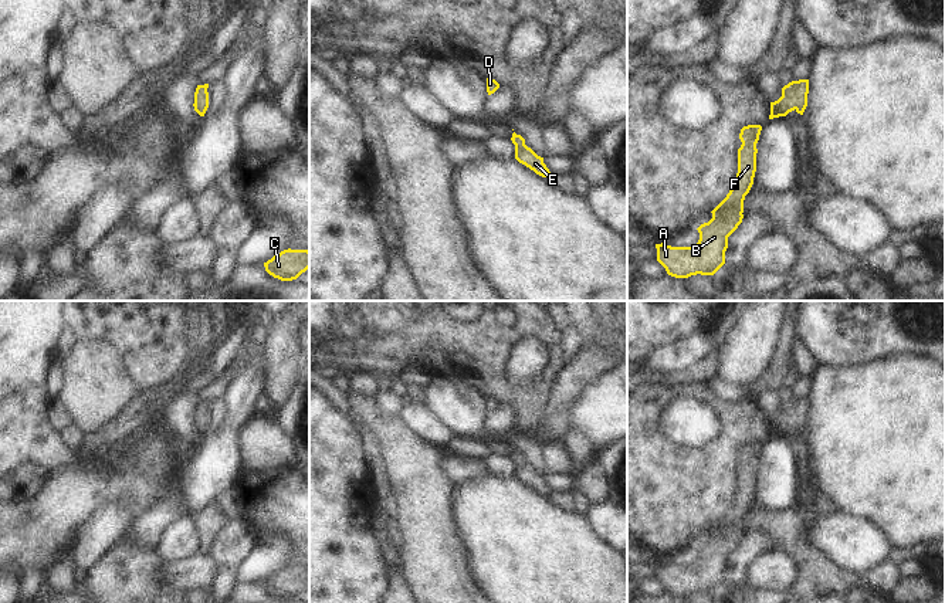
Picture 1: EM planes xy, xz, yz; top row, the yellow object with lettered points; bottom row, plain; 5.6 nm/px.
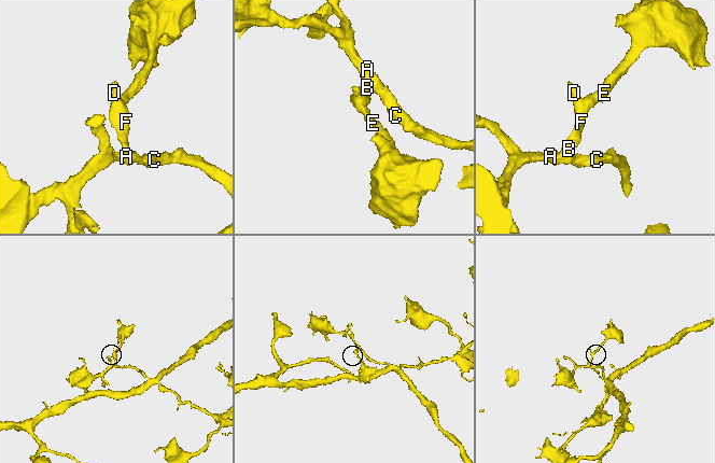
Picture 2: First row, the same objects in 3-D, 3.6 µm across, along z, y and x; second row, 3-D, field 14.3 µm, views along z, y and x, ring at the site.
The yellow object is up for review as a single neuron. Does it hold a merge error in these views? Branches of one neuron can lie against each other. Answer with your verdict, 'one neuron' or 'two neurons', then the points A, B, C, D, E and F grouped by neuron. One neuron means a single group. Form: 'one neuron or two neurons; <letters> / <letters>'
one neuron; A B C D E F

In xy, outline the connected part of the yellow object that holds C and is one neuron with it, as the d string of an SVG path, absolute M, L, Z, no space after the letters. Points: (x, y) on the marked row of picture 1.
M284 250L264 262L265 271L281 281L297 280L309 268L308 250Z

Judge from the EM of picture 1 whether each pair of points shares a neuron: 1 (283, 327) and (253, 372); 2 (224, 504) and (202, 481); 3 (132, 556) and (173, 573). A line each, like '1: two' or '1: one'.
1: two
2: two
3: two

